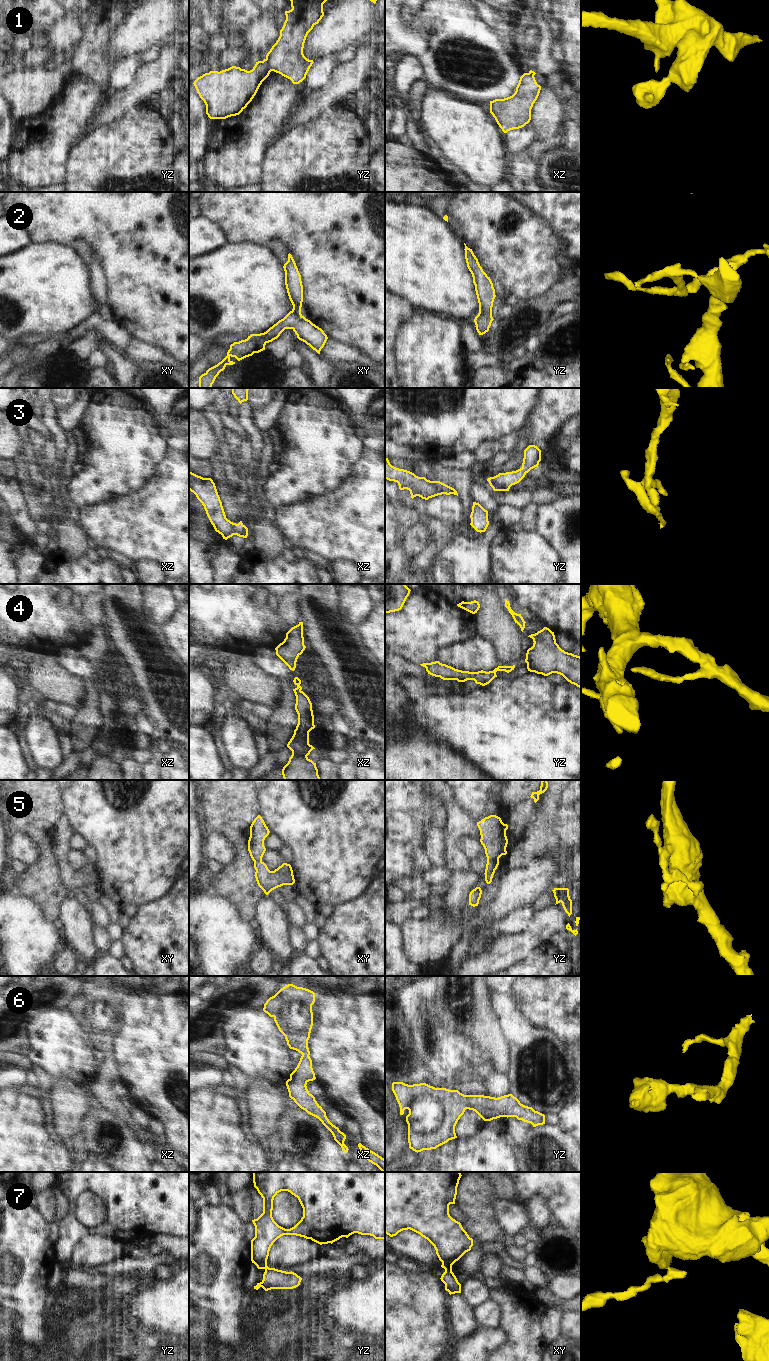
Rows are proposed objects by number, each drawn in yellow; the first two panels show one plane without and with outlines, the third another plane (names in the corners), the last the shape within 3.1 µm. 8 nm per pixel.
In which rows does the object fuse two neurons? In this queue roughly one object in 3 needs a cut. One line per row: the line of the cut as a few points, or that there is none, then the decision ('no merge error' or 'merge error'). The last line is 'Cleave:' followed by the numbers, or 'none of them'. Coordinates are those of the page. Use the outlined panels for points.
1: cut yz (265, 59), (272, 70); merge error
2: cut none; no merge error
3: cut none; no merge error
4: cut none; no merge error
5: cut none; no merge error
6: cut none; no merge error
7: cut xy (451, 1266), (444, 1268); merge error
Cleave: 1, 7

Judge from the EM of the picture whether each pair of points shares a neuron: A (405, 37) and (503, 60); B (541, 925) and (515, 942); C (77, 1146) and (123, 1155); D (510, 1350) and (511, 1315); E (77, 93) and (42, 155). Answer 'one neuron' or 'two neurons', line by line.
A: one neuron
B: one neuron
C: two neurons
D: one neuron
E: one neuron

